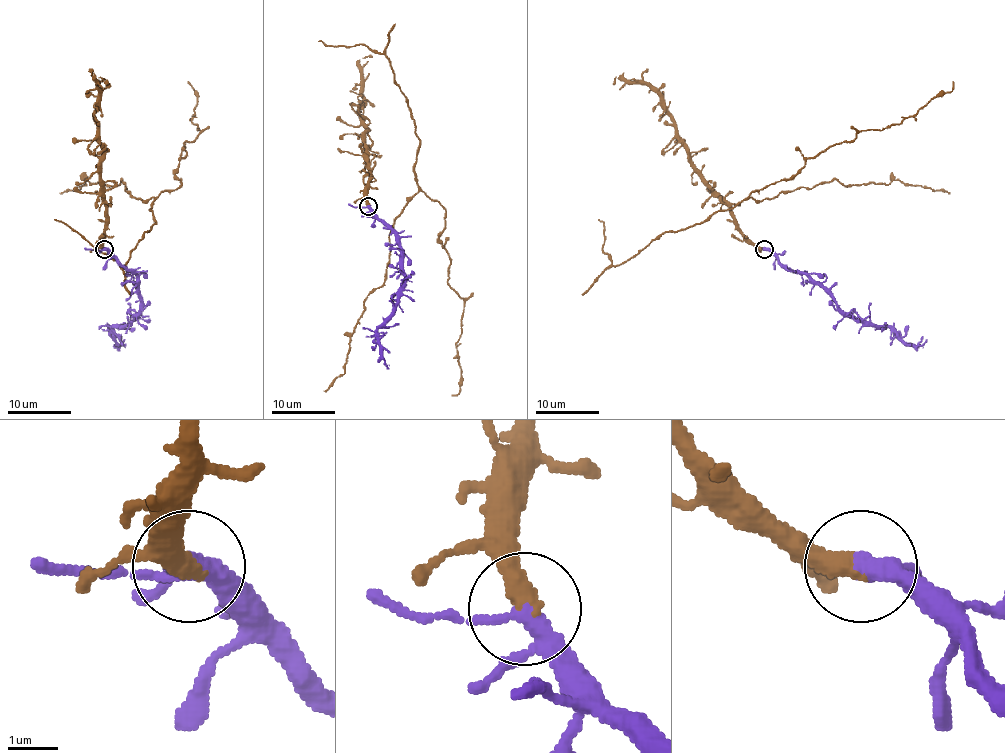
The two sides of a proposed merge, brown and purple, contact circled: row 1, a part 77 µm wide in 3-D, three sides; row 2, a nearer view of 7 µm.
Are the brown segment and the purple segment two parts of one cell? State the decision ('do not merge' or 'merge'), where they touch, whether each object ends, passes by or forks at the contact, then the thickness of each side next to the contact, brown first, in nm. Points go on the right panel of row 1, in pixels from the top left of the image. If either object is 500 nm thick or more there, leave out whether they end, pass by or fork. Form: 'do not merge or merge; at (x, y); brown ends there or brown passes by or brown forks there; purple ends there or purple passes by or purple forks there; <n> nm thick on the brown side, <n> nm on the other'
merge; at (764, 249); brown ends there; purple forks there; 440 nm thick on the brown side, 280 nm on the other

